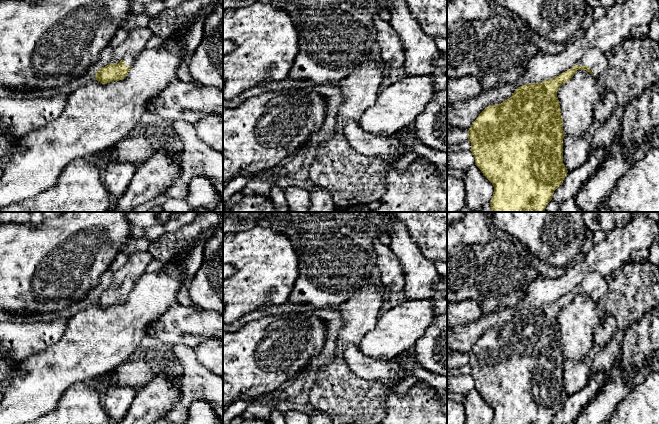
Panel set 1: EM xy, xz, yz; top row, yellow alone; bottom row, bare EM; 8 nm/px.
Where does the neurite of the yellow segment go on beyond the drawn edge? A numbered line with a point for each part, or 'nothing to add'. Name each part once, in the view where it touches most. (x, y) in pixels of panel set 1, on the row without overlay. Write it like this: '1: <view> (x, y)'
1: yz (596, 284)

